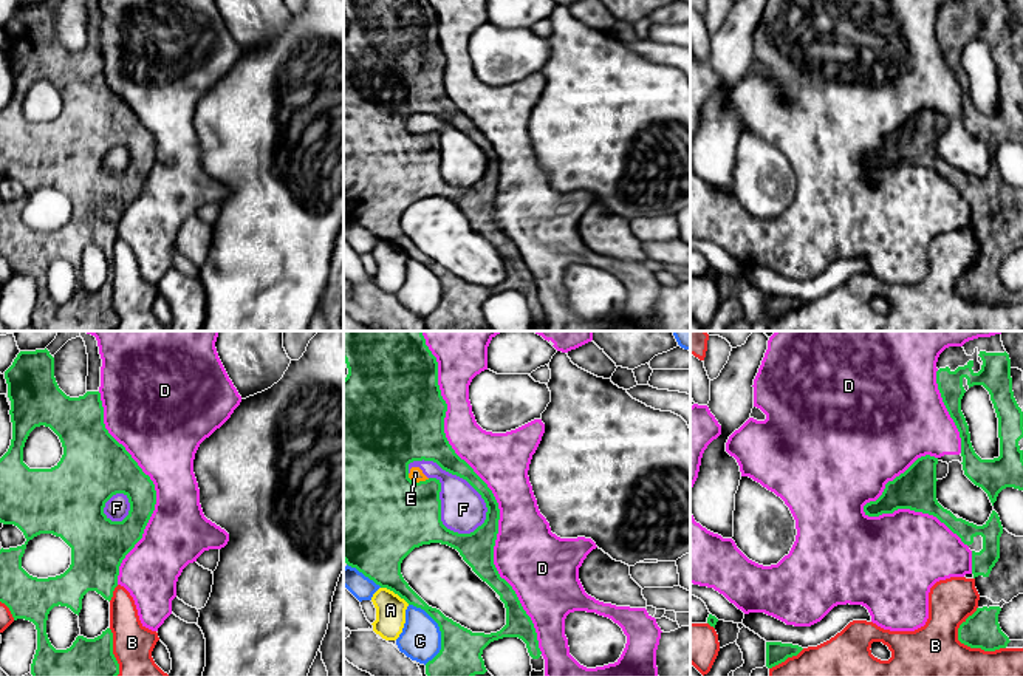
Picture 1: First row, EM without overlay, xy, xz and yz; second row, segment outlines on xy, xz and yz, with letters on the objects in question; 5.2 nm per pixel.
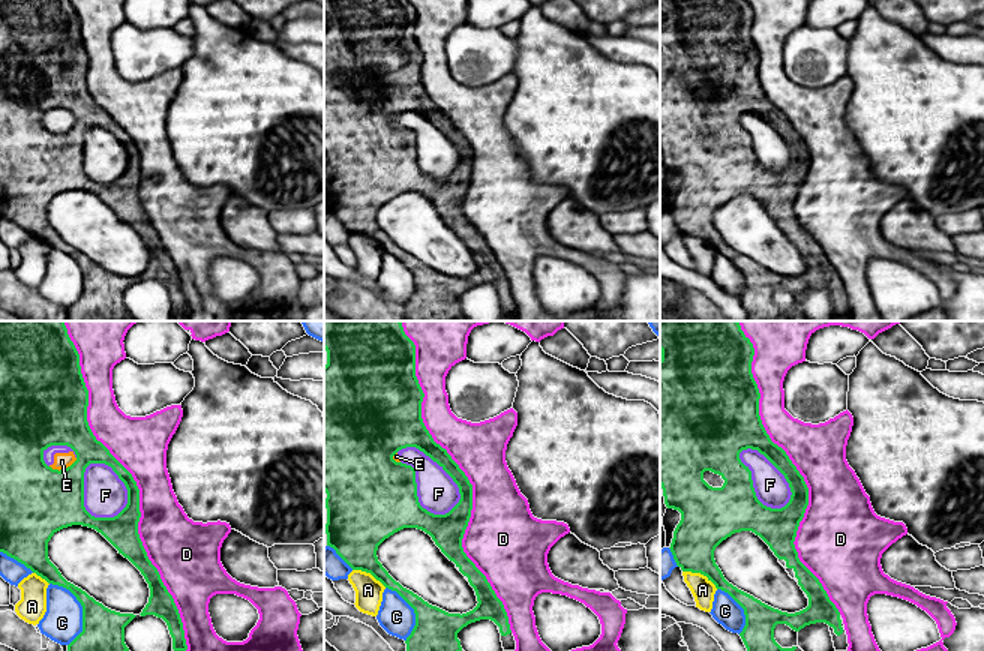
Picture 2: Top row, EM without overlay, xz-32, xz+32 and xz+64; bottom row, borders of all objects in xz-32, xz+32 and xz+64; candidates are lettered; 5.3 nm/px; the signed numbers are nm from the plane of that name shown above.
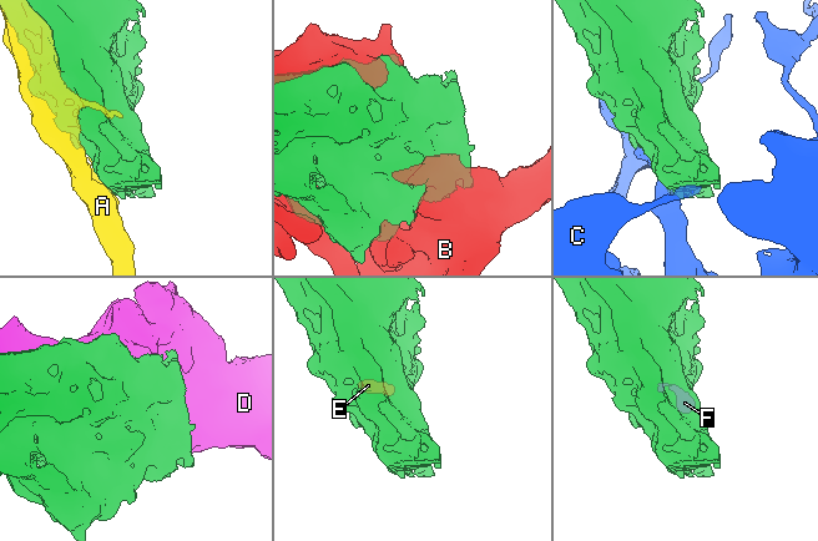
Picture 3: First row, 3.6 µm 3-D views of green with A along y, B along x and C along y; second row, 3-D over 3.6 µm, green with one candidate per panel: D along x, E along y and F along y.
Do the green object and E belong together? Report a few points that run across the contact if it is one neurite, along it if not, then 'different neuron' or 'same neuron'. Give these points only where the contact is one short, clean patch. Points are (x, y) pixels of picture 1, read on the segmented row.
different neuron

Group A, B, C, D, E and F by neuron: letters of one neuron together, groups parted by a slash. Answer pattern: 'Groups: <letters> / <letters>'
Groups: A / B E F / C / D

